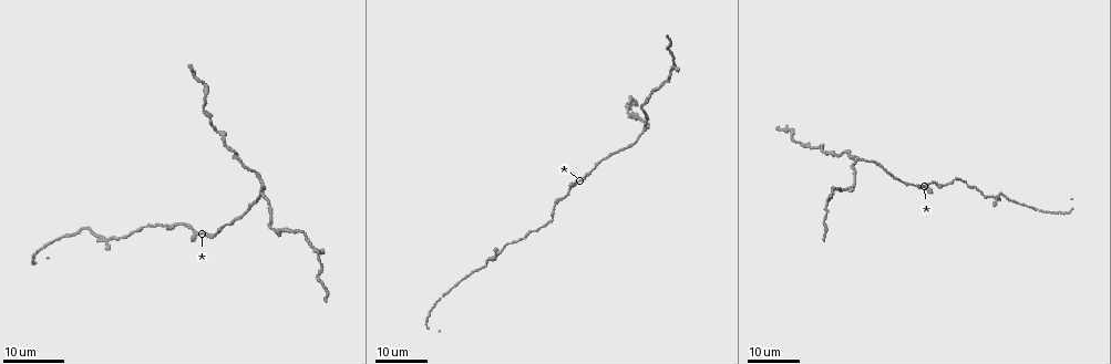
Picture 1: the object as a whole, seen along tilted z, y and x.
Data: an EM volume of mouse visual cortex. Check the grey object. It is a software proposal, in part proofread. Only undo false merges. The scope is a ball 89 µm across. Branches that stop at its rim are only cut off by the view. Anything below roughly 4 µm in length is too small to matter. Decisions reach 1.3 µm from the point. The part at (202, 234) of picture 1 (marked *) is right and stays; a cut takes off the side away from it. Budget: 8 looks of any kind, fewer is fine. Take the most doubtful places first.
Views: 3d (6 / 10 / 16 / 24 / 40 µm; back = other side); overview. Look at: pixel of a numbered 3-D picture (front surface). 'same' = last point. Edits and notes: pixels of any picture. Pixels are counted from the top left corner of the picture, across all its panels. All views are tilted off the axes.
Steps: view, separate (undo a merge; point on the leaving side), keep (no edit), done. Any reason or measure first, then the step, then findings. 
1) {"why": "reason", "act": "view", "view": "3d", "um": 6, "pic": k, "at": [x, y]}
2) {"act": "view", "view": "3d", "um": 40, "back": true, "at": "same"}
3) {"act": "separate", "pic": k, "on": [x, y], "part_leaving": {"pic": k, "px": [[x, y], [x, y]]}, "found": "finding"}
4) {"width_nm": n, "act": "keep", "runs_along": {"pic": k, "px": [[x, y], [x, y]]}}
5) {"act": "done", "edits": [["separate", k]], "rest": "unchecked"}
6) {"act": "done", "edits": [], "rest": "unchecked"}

{"why": "thick turns thin", "act": "view", "view": "3d", "um": 24, "pic": 1, "at": [495, 256]}

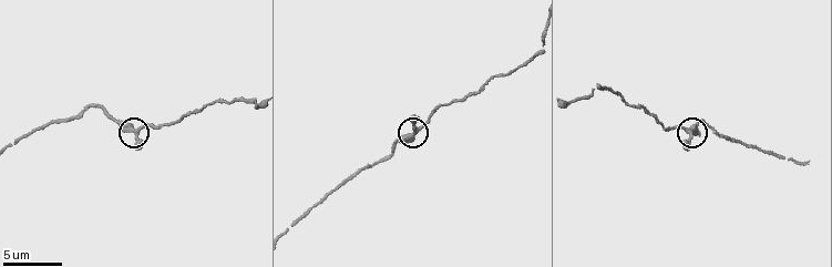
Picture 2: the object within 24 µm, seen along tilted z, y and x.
{"act": "view", "view": "3d", "um": 6, "pic": 2, "at": [135, 129]}

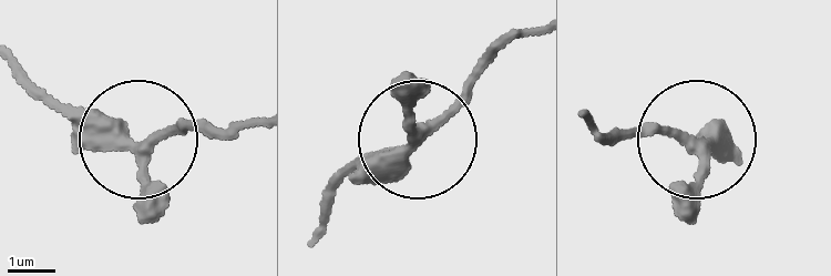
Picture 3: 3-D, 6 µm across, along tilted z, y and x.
{"arms": 3, "act": "keep", "runs_along": {"pic": 3, "px": [[534, 29], [500, 41], [412, 146], [337, 188]]}, "found": "continuous, no second neuron"}

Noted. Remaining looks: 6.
{"act": "view", "view": "3d", "um": 16, "pic": 1, "at": [858, 160]}

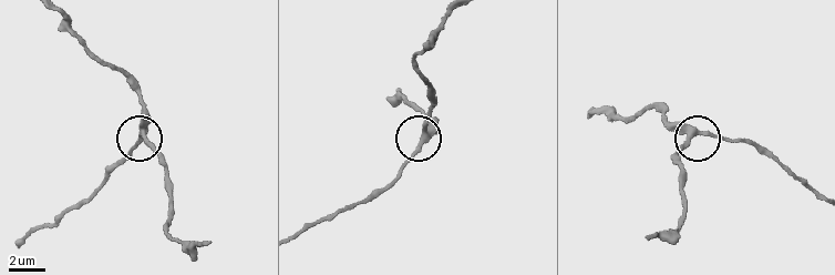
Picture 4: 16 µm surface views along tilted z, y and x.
{"act": "view", "view": "3d", "um": 10, "pic": 4, "at": [143, 131]}

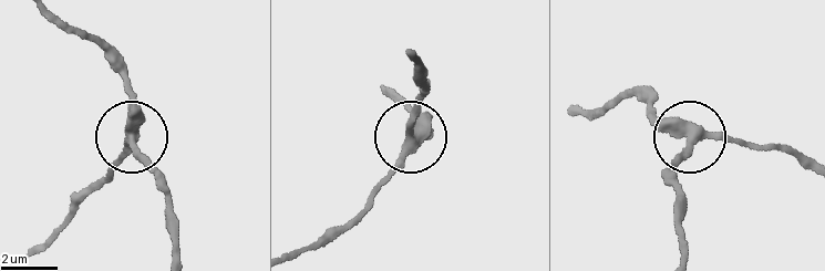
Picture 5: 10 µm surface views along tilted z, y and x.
{"width_nm": 340, "act": "keep", "runs_along": {"pic": 5, "px": [[42, 248], [102, 185], [123, 149], [122, 71]]}, "found": "continuous, no second neuron"}

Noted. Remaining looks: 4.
{"why": "three-way junction", "act": "view", "view": "3d", "um": 16, "pic": 1, "at": [853, 186]}

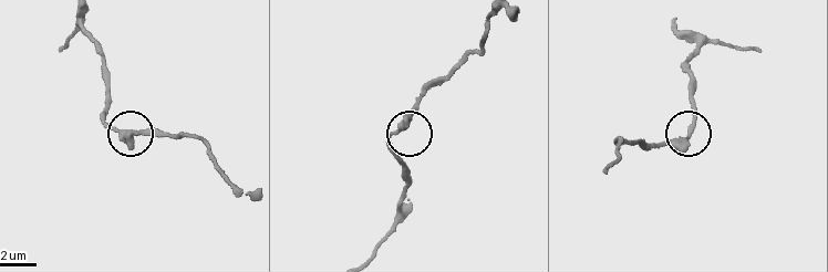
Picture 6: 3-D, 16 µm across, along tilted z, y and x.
{"act": "view", "view": "3d", "um": 10, "pic": 6, "at": [683, 139]}

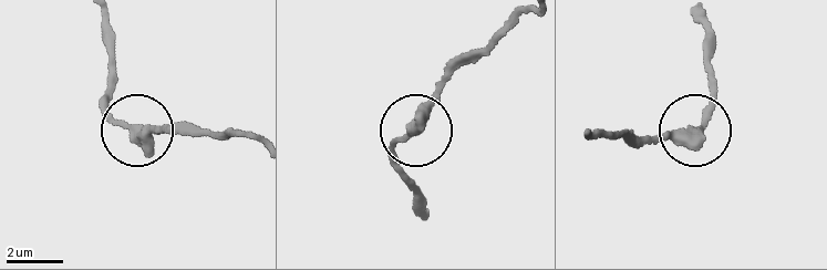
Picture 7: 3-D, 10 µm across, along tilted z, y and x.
{"act": "keep", "runs_along": {"pic": 7, "px": [[102, 13], [112, 61], [107, 114], [165, 131]]}, "found": "all the same neuron"}

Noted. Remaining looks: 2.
{"why": "sudden change in width", "act": "view", "view": "3d", "um": 24, "pic": 1, "at": [629, 117]}

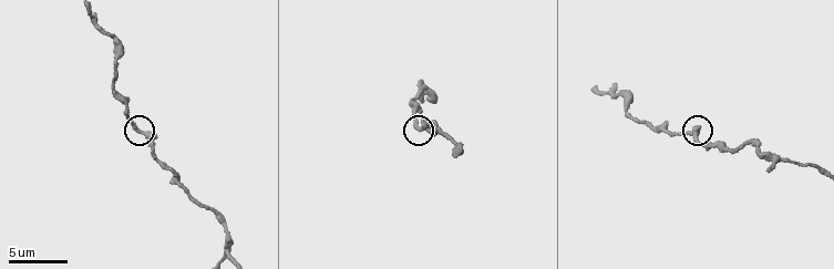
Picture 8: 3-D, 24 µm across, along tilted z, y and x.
{"act": "view", "view": "3d", "um": 6, "pic": 8, "at": [418, 127]}

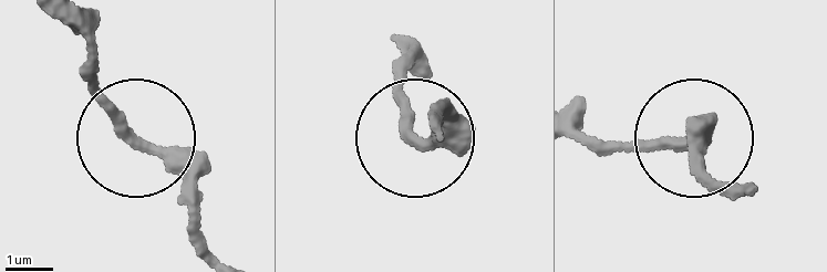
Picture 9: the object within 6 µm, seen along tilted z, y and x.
{"act": "keep", "runs_along": {"pic": 9, "px": [[212, 248], [183, 182], [83, 75]]}, "found": "all the same neuron"}

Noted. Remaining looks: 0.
{"act": "done", "edits": [], "rest": "unchecked"}

